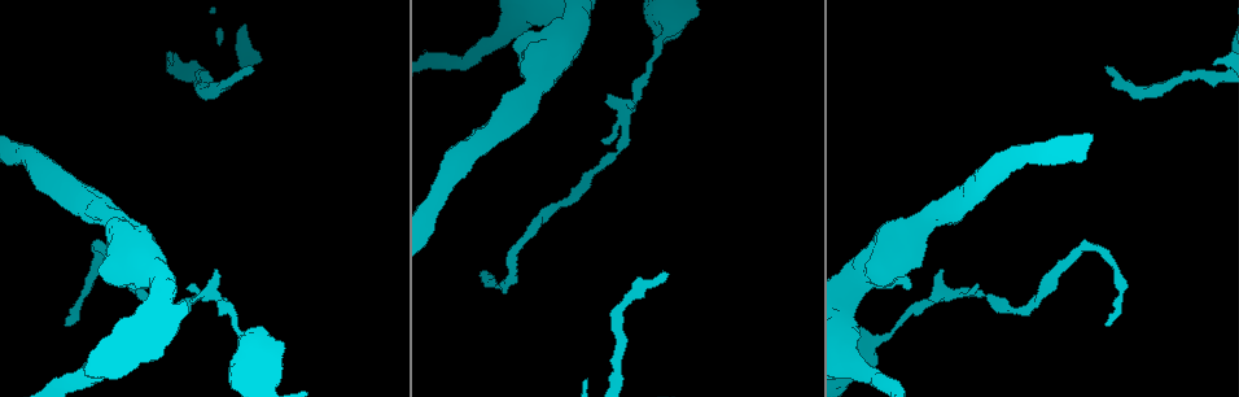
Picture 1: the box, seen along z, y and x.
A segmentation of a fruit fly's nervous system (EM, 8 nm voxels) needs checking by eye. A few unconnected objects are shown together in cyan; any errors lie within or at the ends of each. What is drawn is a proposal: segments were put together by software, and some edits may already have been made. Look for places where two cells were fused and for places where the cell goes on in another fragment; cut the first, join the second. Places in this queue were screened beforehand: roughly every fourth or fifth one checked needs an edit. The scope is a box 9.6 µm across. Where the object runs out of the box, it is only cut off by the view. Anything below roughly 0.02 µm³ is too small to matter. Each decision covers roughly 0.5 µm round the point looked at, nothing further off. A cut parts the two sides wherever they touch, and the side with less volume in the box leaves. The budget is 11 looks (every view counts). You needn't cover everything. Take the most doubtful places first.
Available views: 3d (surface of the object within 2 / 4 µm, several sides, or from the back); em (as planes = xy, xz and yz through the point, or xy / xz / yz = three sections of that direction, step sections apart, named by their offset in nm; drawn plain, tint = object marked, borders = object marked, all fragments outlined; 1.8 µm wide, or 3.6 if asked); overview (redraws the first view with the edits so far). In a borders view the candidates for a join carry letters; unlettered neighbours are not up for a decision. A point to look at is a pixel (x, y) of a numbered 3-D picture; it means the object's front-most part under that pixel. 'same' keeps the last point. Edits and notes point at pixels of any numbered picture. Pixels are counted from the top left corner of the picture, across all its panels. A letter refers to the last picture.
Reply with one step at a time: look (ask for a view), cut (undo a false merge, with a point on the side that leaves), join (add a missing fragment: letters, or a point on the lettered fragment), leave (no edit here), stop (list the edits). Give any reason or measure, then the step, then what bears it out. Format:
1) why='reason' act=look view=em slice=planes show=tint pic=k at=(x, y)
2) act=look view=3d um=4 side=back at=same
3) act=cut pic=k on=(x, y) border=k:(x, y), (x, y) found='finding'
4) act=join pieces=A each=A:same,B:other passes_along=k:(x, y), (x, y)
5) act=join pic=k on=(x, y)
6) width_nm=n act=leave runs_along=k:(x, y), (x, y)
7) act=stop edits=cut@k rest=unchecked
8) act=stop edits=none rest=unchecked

why='thin end' act=look view=3d um=2 pic=1 at=(251, 67)

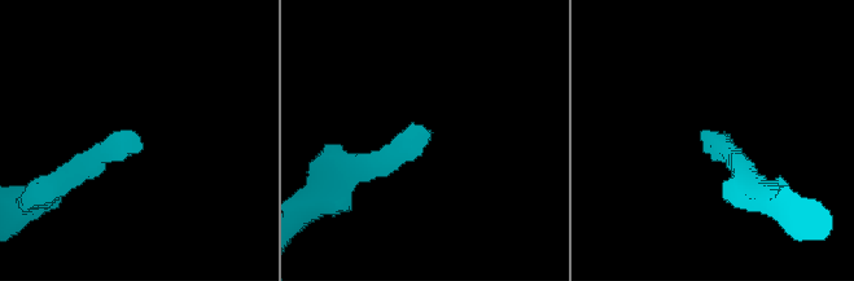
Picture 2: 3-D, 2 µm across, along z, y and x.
why='shape alone is not enough' act=look view=em um=3.6 slice=xy step=4 show=borders pic=2 at=(709, 140)

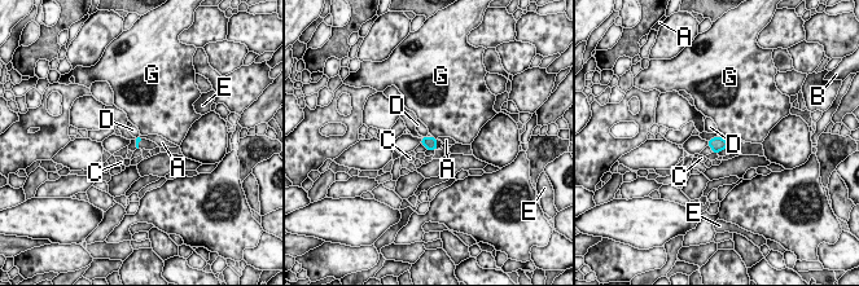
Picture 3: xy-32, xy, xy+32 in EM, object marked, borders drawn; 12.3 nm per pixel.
why='another direction' act=look view=em um=3.6 slice=yz step=4 show=borders at=same

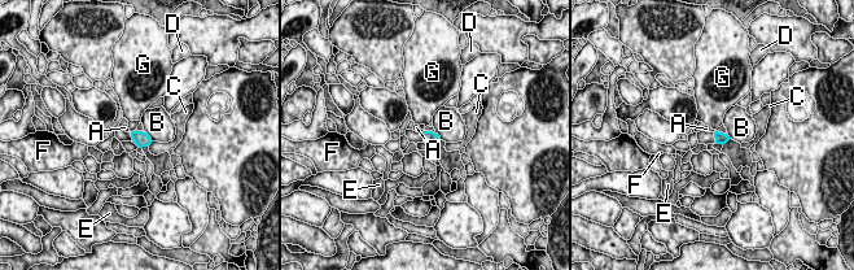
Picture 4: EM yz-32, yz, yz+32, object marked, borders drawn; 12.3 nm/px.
act=join pic=4 on=(705, 138) each=A:other,B:other,C:other,D:other,E:same,F:other,G:other passes_along=4:(721, 138), (715, 138), (705, 138) found='it goes on there'

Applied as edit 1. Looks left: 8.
act=look view=overview

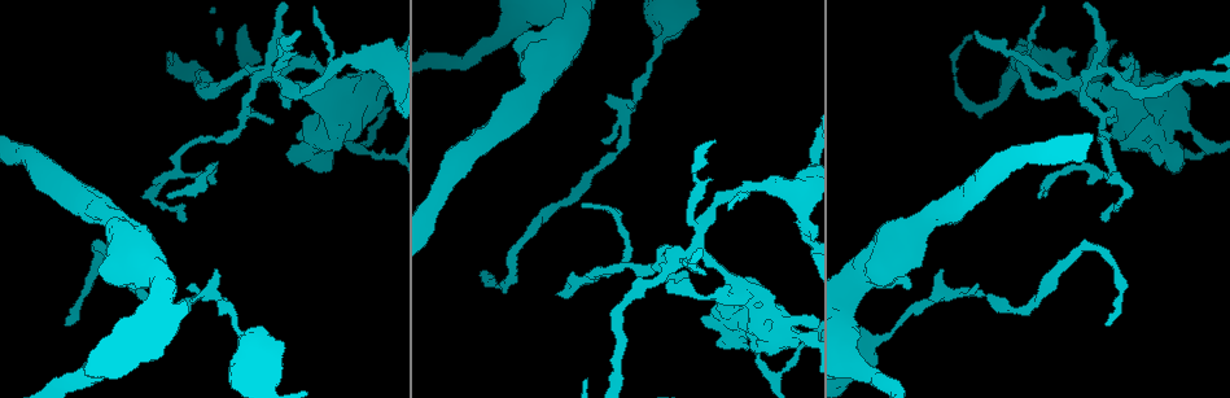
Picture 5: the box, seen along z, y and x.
why='thick turns thin' act=look view=3d um=4 pic=5 at=(852, 362)

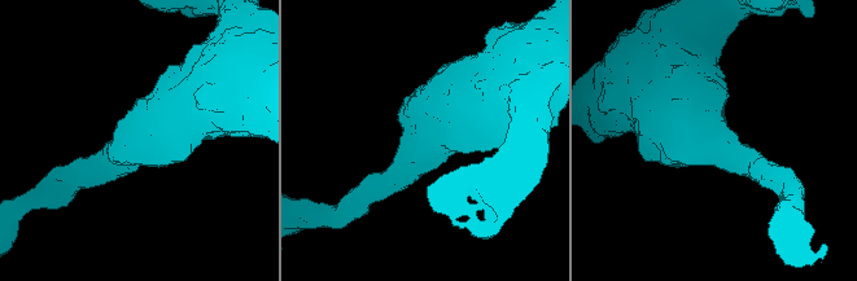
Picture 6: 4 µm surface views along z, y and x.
act=look view=em um=3.6 slice=xy step=4 show=tint pic=6 at=(715, 139)

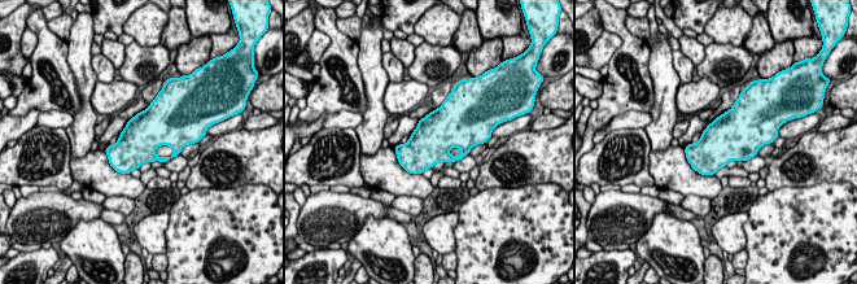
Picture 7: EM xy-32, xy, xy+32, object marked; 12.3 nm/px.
act=look view=em um=3.6 slice=xy step=4 show=borders at=same

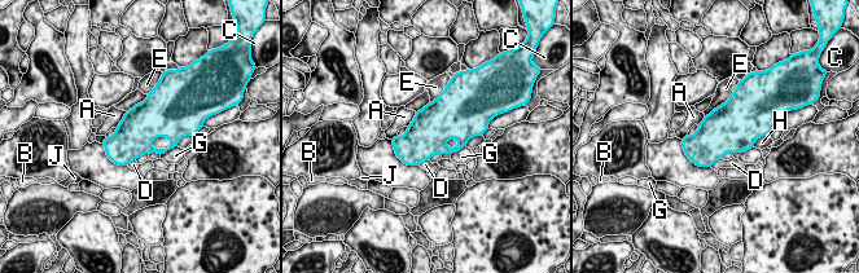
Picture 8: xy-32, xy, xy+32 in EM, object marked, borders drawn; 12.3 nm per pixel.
longest_contact=E:460nm act=leave each=A:other,B:other,C:other,D:other,E:other,G:other,H:other,J:other border=8:(732, 93), (705, 117) found='all the same cell'

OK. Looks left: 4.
why='abrupt turn' act=look view=em slice=planes show=borders pic=5 at=(1084, 247)

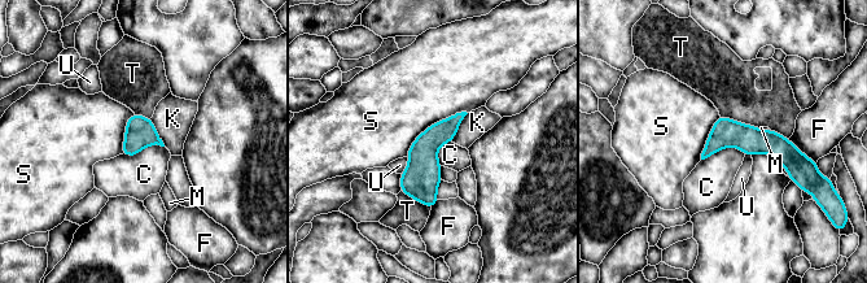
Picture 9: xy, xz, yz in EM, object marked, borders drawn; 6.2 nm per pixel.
act=join pic=9 on=(730, 83) each=C:other,F:other,K:other,M:other,S:other,T:same,U:other found='it goes on there'

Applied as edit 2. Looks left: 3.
act=look view=overview

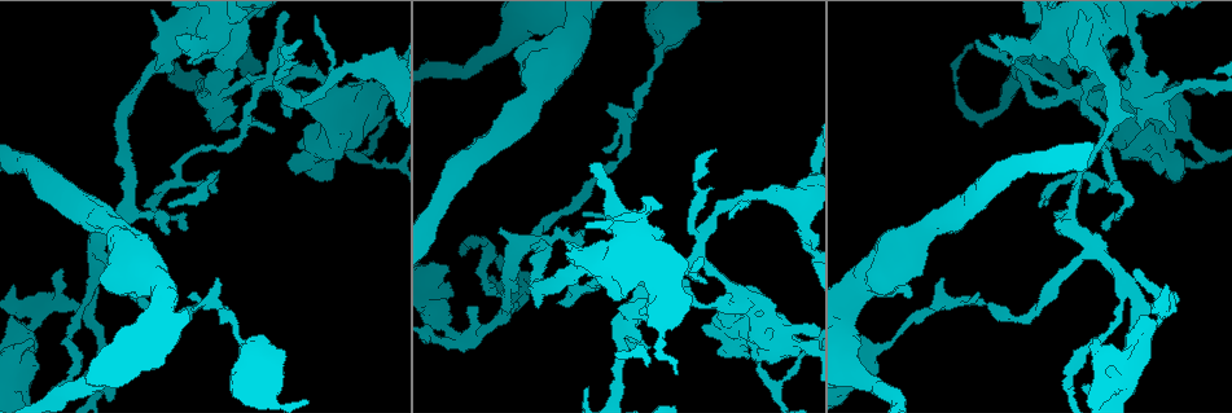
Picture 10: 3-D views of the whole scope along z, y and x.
why='narrows sharply' act=look view=em slice=planes show=borders pic=10 at=(944, 308)

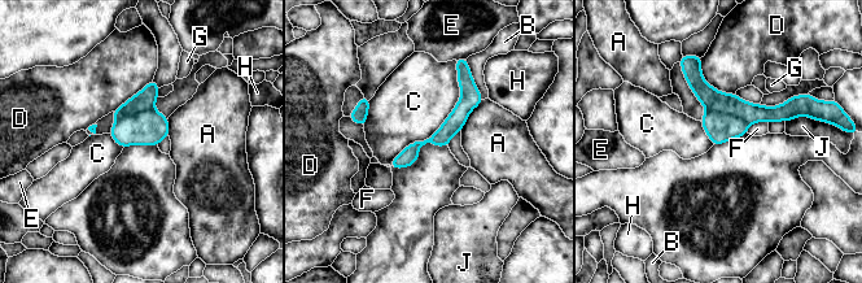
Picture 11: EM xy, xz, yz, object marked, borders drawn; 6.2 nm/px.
act=cut pic=11 on=(721, 127) each=A:other,B:other,C:other,D:other,E:other,F:other,G:other,H:other,J:other border=11:(707, 109), (733, 113), (748, 125) found='two cells meet here'

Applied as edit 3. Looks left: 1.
act=stop edits=join@4,join@9,cut@11 rest=unchecked

